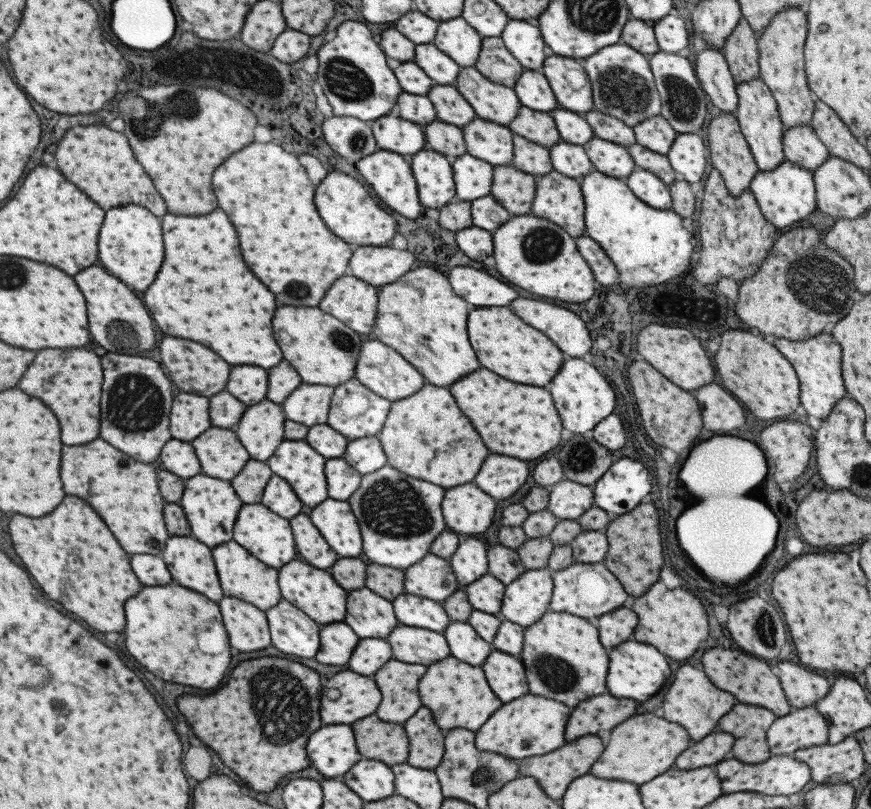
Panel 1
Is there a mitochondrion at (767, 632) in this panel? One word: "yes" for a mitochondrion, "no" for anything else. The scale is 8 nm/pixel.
yes

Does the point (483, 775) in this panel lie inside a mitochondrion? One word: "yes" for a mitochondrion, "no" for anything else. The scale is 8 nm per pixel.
yes

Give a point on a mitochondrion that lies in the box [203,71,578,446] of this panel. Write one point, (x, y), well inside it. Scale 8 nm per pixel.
(541, 245)

